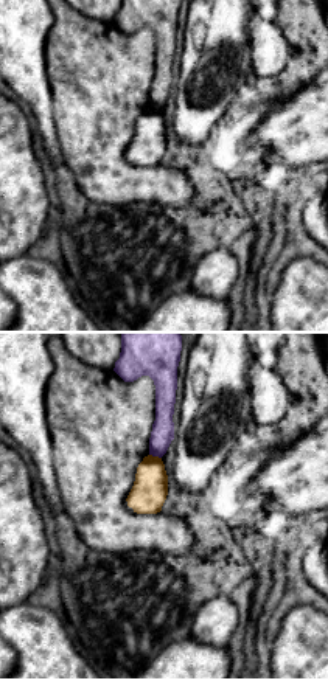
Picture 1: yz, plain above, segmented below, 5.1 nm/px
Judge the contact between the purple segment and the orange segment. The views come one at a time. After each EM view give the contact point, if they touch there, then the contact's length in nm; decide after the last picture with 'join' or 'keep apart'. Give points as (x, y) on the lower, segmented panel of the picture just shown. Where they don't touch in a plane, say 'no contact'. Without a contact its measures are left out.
(156, 455) | 70 nm

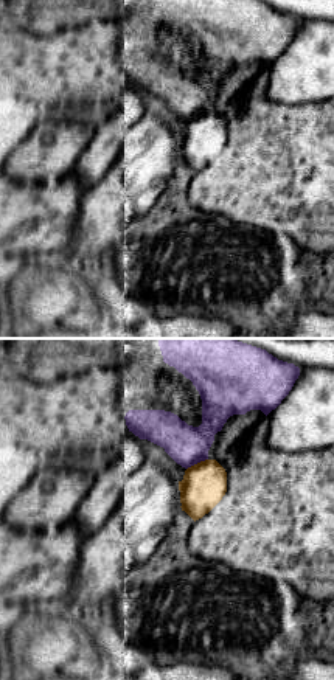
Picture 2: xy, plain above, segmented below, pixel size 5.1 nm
(196, 463) | 130 nm

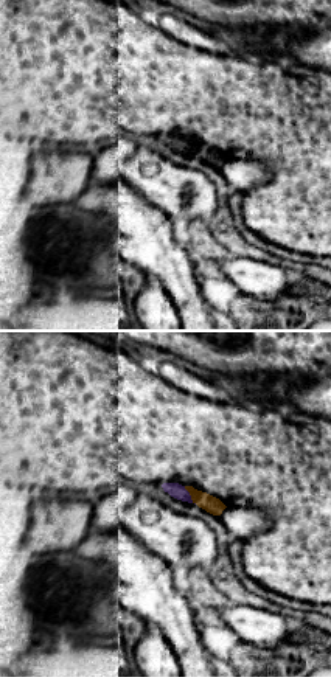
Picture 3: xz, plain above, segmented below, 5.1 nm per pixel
(190, 496) | 120 nm

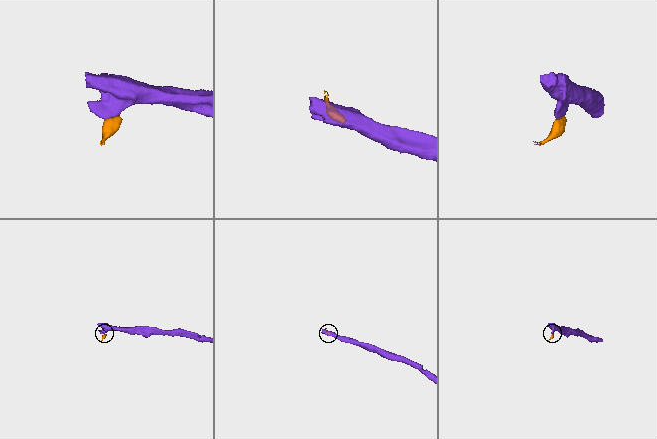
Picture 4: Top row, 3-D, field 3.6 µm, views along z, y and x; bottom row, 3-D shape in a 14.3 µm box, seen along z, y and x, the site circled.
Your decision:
keep apart

